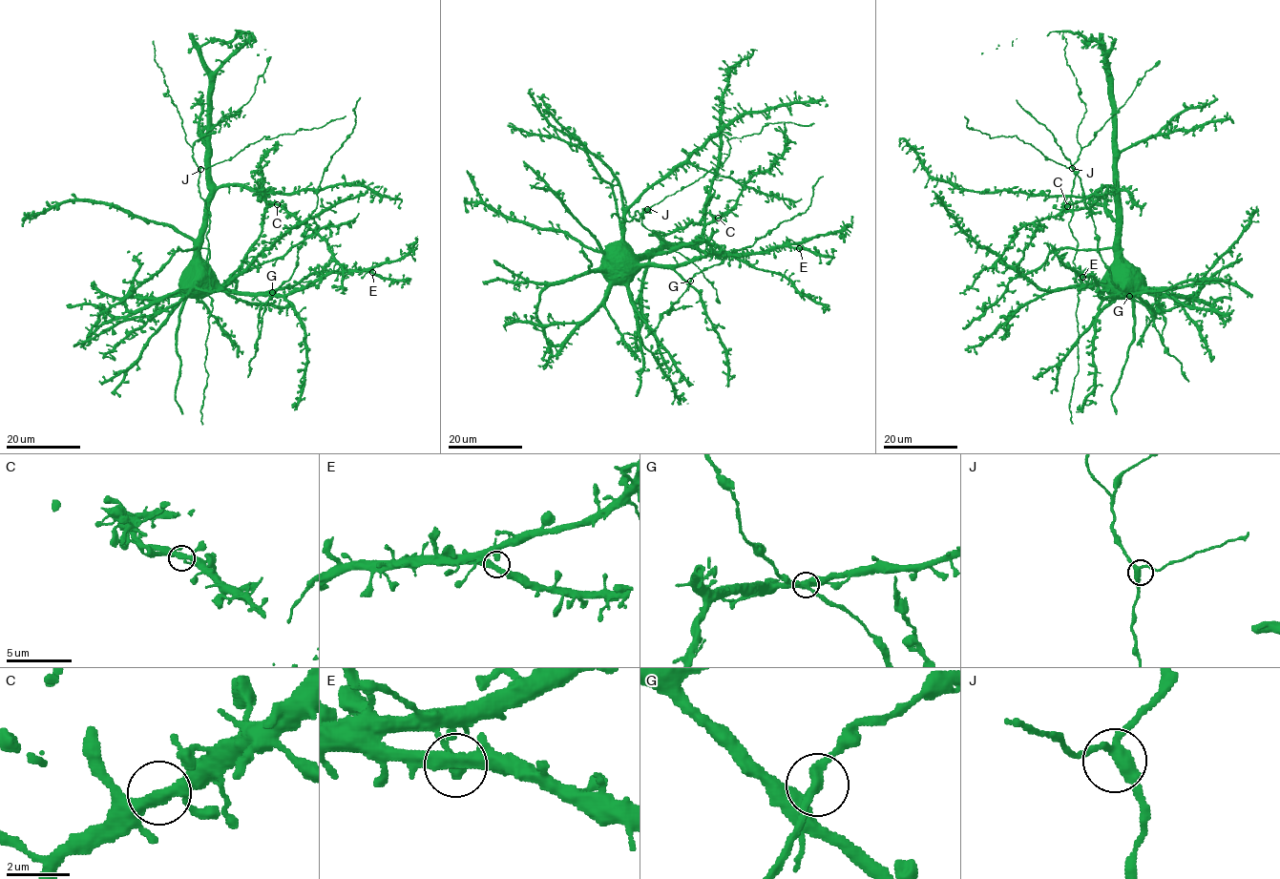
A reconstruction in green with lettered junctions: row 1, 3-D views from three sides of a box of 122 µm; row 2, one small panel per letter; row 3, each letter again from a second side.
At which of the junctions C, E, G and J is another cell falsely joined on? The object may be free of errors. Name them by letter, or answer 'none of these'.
G

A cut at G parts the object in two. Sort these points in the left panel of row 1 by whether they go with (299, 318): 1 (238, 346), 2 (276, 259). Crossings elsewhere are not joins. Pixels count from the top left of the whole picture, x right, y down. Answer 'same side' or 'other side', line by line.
1: same side
2: same side

